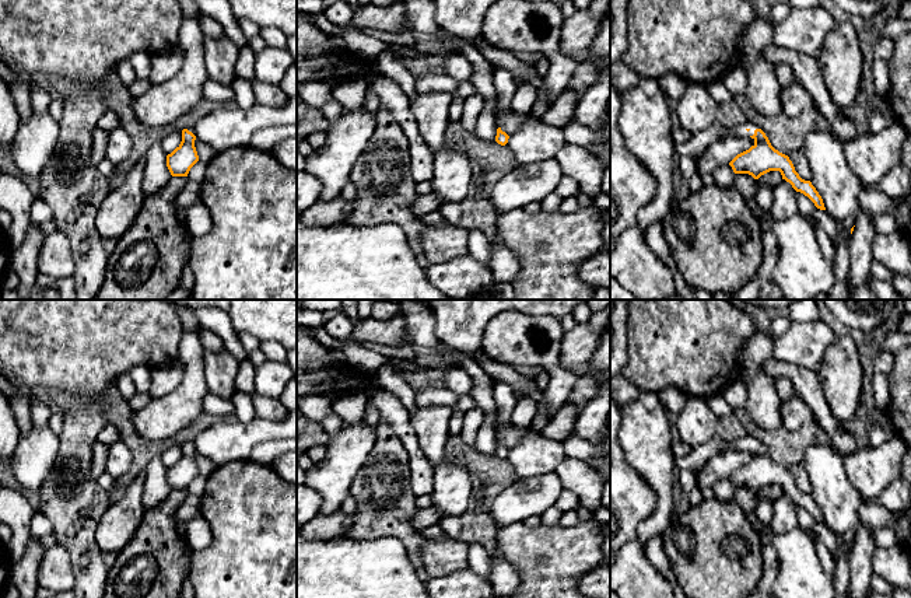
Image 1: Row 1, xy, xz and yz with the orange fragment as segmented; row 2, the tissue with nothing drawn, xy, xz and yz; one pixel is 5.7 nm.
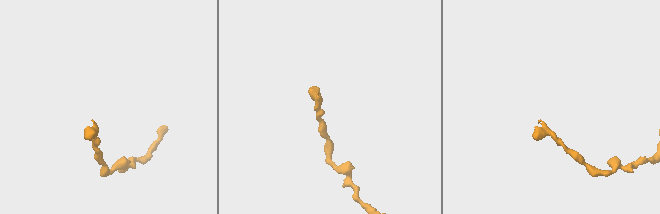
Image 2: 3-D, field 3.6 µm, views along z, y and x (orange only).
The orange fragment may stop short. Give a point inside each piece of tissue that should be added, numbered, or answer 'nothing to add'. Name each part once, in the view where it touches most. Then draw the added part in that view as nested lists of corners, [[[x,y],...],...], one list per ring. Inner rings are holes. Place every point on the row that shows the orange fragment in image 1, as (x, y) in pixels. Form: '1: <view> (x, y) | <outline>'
1: yz (698, 142) | [[[747,120],[735,127],[725,127],[715,122],[705,130],[691,134],[691,137],[684,143],[675,144],[676,157],[694,157],[702,154],[702,151],[715,143],[716,140],[728,139],[728,137],[750,137],[754,134],[754,130],[760,129],[756,123]]]

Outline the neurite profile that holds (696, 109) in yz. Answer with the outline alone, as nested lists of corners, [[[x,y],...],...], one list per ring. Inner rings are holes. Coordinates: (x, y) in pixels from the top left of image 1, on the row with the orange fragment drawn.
[[[687,83],[677,102],[676,112],[680,127],[694,134],[708,129],[716,122],[718,104],[709,95],[705,85]]]

